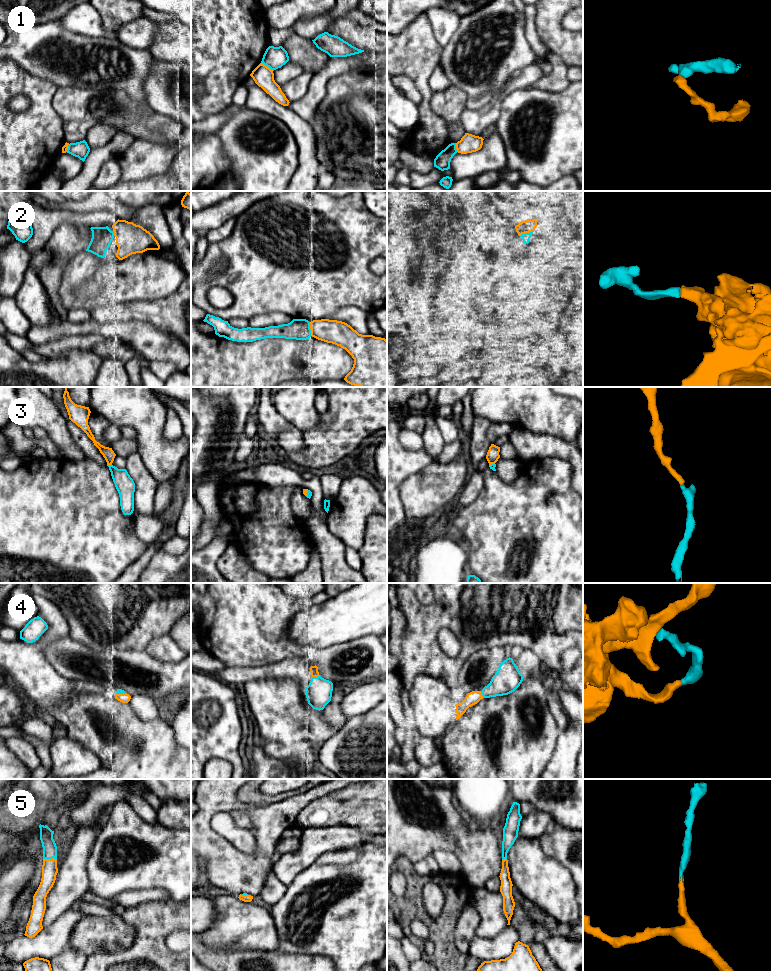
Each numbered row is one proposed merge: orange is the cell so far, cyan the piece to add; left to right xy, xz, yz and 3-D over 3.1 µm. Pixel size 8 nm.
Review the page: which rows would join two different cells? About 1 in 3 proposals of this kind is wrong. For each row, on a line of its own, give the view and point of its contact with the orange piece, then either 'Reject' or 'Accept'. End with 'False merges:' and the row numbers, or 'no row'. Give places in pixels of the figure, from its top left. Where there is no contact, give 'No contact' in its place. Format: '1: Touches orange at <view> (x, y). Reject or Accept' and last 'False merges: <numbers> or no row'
1: Touches orange at xz (266, 66). Reject
2: Touches orange at xz (310, 328). Accept
3: Touches orange at xy (109, 464). Accept
4: Touches orange at xz (315, 676). Accept
5: Touches orange at xy (50, 859). Accept
False merges: 1

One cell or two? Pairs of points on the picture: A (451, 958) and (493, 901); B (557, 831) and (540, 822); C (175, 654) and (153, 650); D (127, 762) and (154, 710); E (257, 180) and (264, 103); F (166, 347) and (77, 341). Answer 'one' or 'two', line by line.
A: two
B: two
C: one
D: two
E: two
F: two

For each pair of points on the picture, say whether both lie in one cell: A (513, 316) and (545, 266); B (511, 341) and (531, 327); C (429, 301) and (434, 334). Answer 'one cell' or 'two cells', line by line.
A: one cell
B: two cells
C: one cell

